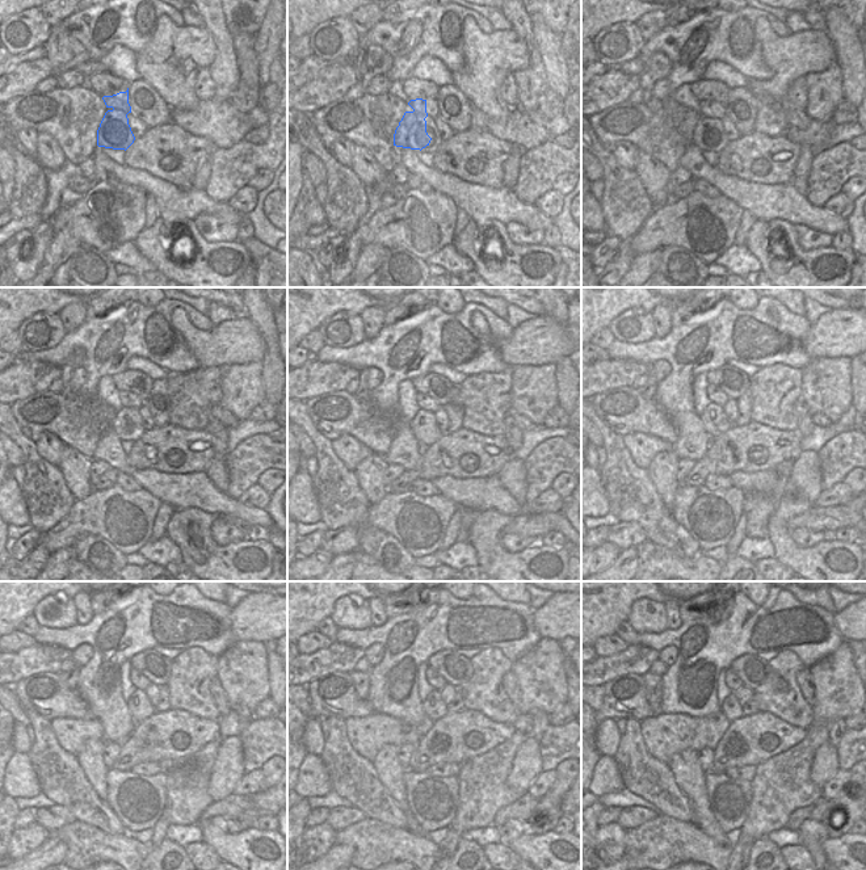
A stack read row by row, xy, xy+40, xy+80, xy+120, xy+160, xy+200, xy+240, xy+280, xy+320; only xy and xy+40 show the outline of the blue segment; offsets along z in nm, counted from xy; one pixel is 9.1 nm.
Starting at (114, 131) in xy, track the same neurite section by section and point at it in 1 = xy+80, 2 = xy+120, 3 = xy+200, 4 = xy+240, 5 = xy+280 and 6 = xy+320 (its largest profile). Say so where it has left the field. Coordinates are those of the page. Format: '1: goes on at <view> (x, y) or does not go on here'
1: goes on at xy+80 (710, 133)
2: goes on at xy+120 (127, 424)
3: goes on at xy+200 (719, 417)
4: goes on at xy+240 (139, 706)
5: goes on at xy+280 (433, 706)
6: goes on at xy+320 (731, 709)

